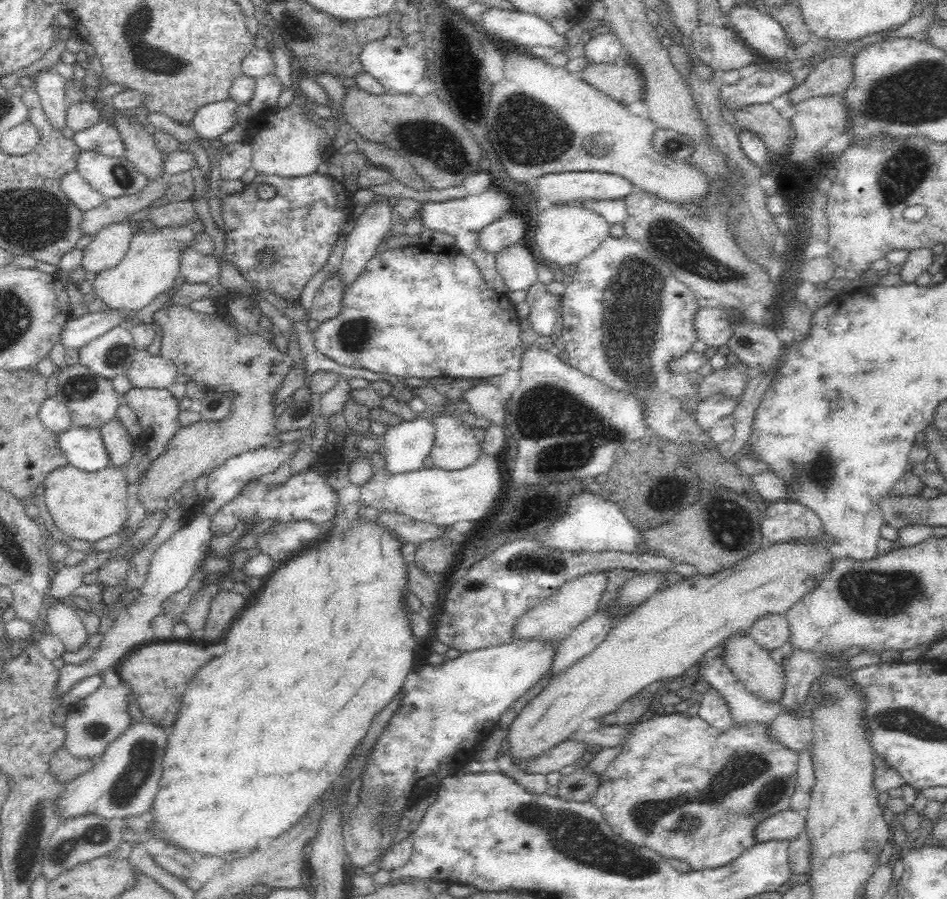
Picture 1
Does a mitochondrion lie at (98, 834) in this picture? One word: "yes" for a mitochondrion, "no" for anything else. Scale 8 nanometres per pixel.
yes

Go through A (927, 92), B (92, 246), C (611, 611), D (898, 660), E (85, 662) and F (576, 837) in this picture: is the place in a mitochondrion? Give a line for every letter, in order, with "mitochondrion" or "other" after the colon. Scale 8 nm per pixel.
A: mitochondrion
B: other
C: other
D: other
E: other
F: mitochondrion

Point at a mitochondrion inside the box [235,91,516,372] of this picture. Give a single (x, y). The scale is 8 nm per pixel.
(427, 140)

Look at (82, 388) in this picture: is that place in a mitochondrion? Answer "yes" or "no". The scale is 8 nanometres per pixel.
yes

